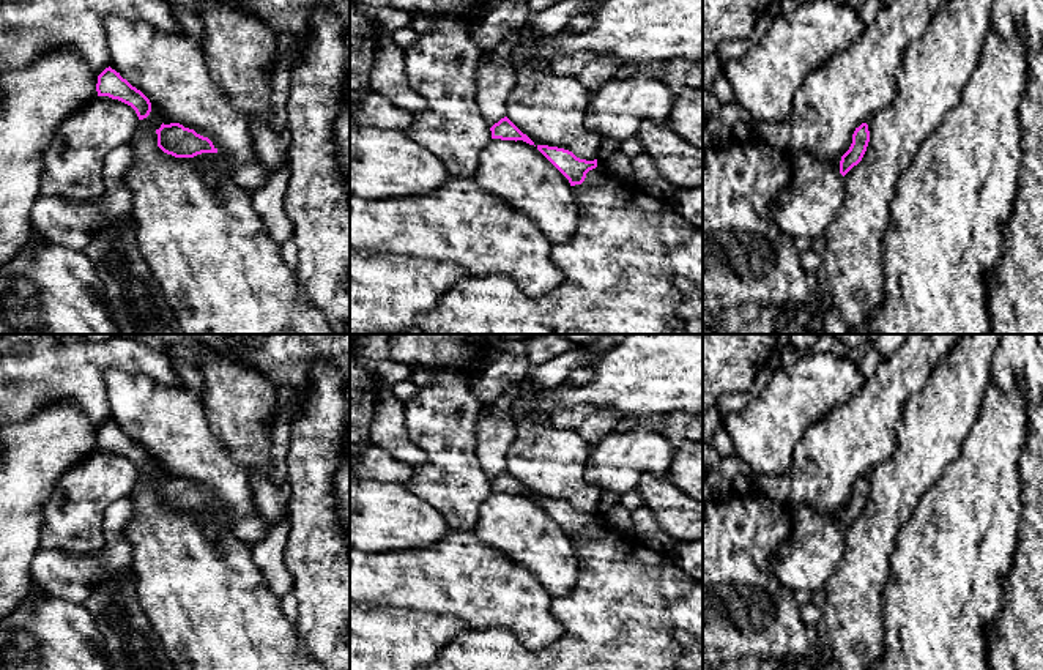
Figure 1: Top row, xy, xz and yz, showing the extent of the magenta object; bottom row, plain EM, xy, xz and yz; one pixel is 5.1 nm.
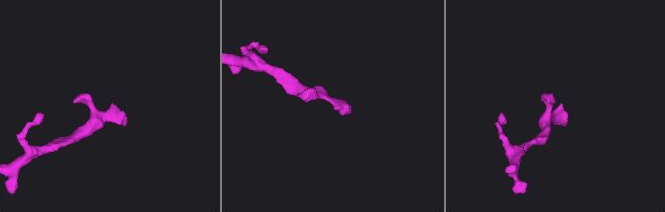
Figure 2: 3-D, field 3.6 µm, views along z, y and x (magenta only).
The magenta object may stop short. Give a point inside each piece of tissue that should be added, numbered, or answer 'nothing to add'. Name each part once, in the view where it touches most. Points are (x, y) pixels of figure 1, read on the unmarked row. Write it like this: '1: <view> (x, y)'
1: xz (616, 617)

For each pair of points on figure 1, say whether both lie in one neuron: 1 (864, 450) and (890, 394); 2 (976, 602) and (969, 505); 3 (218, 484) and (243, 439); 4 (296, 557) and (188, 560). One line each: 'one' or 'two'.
1: one
2: one
3: two
4: two

